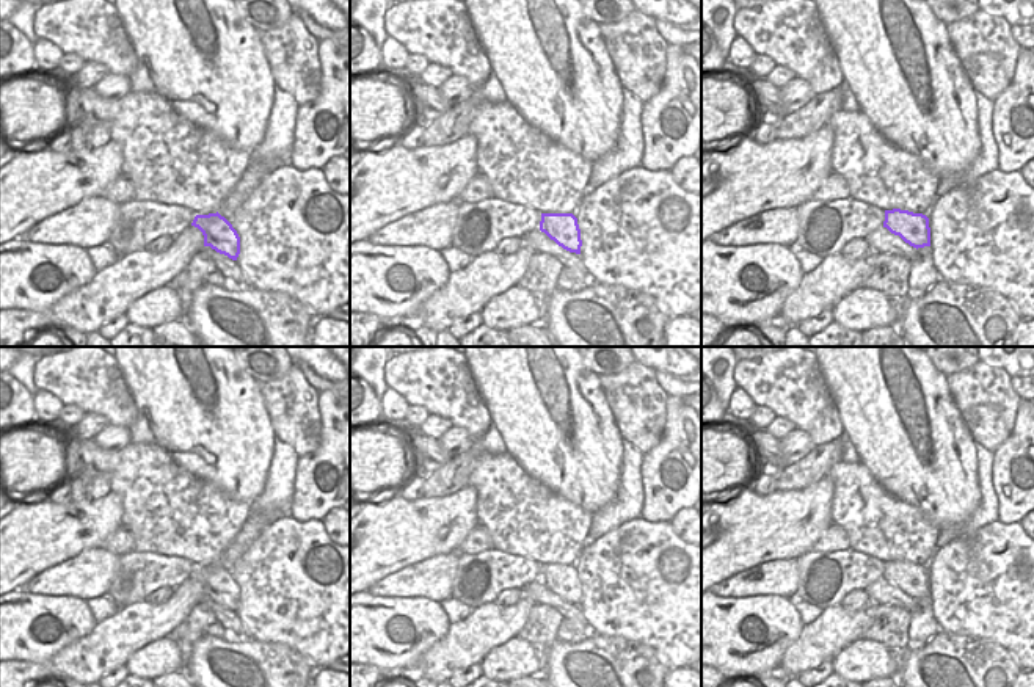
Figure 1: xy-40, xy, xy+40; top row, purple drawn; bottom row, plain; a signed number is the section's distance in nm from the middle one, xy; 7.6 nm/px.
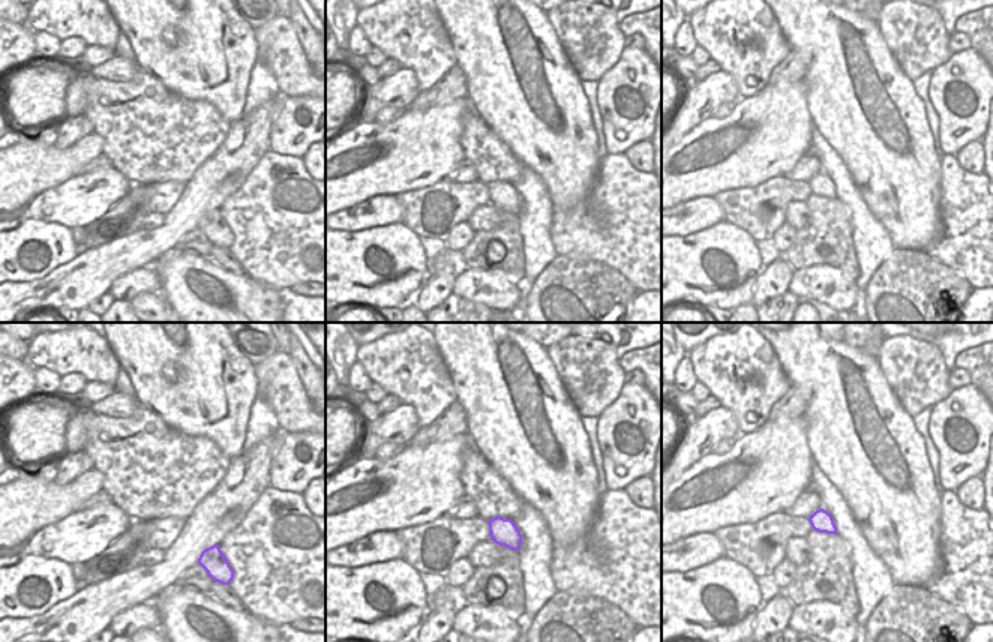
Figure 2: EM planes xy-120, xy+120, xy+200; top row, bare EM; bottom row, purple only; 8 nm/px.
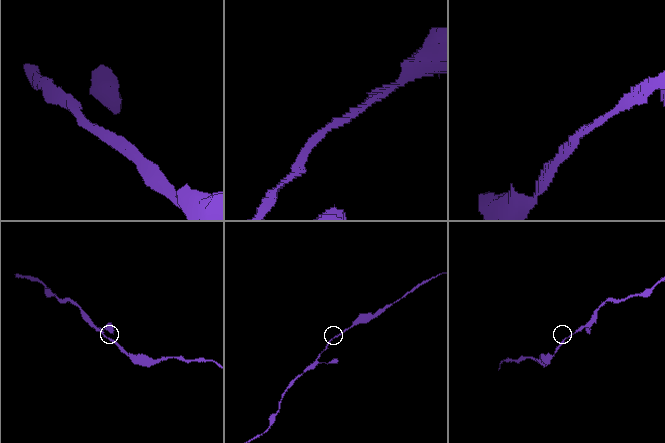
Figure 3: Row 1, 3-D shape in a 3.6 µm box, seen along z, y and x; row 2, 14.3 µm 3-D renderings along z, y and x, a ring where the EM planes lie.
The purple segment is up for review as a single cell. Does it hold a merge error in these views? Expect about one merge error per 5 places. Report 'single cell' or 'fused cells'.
single cell

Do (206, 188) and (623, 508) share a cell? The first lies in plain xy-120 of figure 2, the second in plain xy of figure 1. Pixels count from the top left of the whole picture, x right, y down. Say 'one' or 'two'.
two

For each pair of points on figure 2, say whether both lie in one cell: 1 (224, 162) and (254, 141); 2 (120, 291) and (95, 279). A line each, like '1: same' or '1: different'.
1: same
2: different

